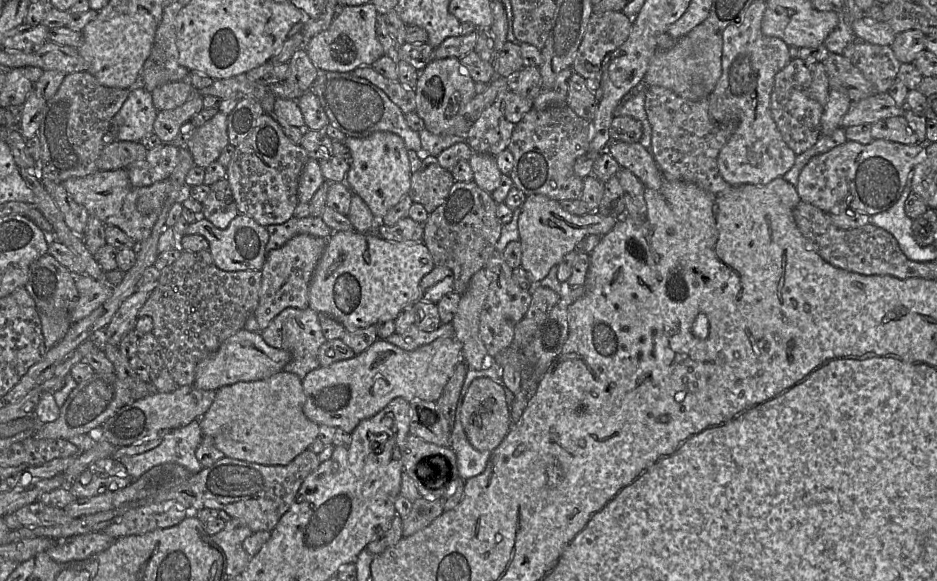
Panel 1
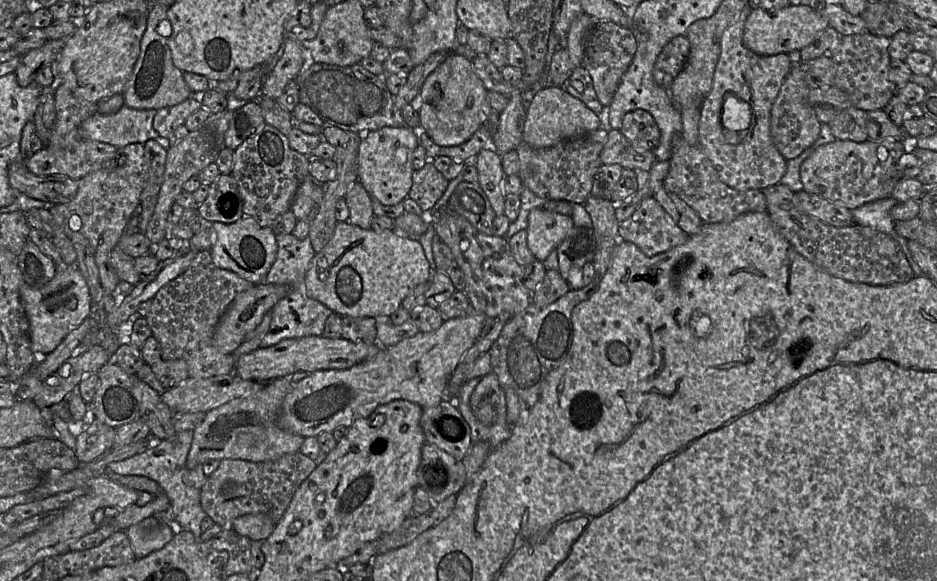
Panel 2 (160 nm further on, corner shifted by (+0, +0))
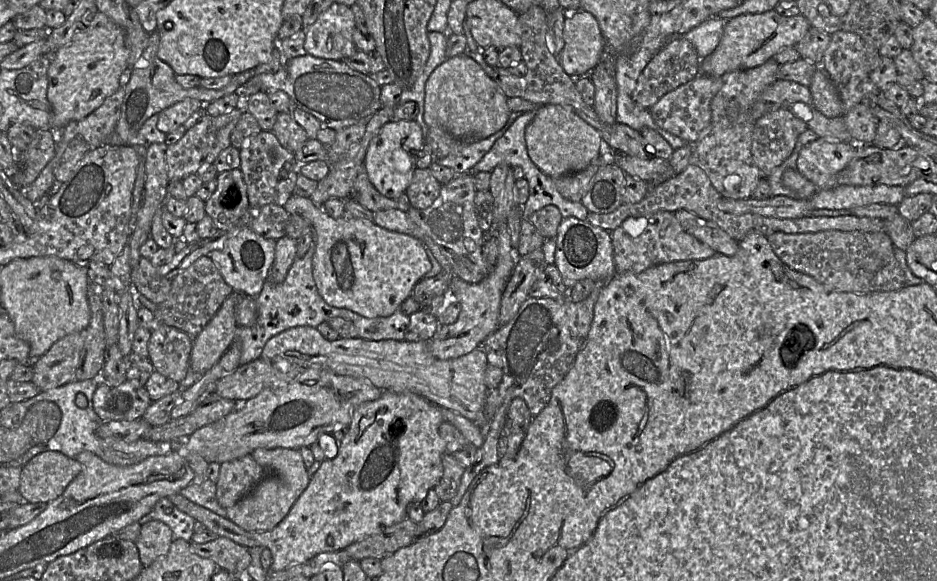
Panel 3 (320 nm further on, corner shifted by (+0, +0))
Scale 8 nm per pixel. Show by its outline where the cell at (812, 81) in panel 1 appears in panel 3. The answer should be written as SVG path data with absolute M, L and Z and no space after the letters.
M780 108L756 120L752 132L751 152L764 176L768 176L792 153L807 123L789 109Z

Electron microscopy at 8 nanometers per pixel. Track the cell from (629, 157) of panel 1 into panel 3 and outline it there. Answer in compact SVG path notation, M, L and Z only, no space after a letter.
M684 209L677 210L674 215L685 232L708 245L717 253L726 256L733 256L737 253L738 241L715 222L701 218Z

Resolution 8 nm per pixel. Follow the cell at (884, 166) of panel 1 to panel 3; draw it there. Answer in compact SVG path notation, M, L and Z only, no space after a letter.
M817 138L802 147L797 170L818 190L836 185L837 174L843 170L857 151L857 143Z

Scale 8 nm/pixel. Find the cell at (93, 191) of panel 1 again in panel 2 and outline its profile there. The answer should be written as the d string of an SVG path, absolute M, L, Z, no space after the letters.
M23 161L8 166L10 186L20 194L51 204L64 204L75 196L80 179L63 175L37 176L31 173Z

